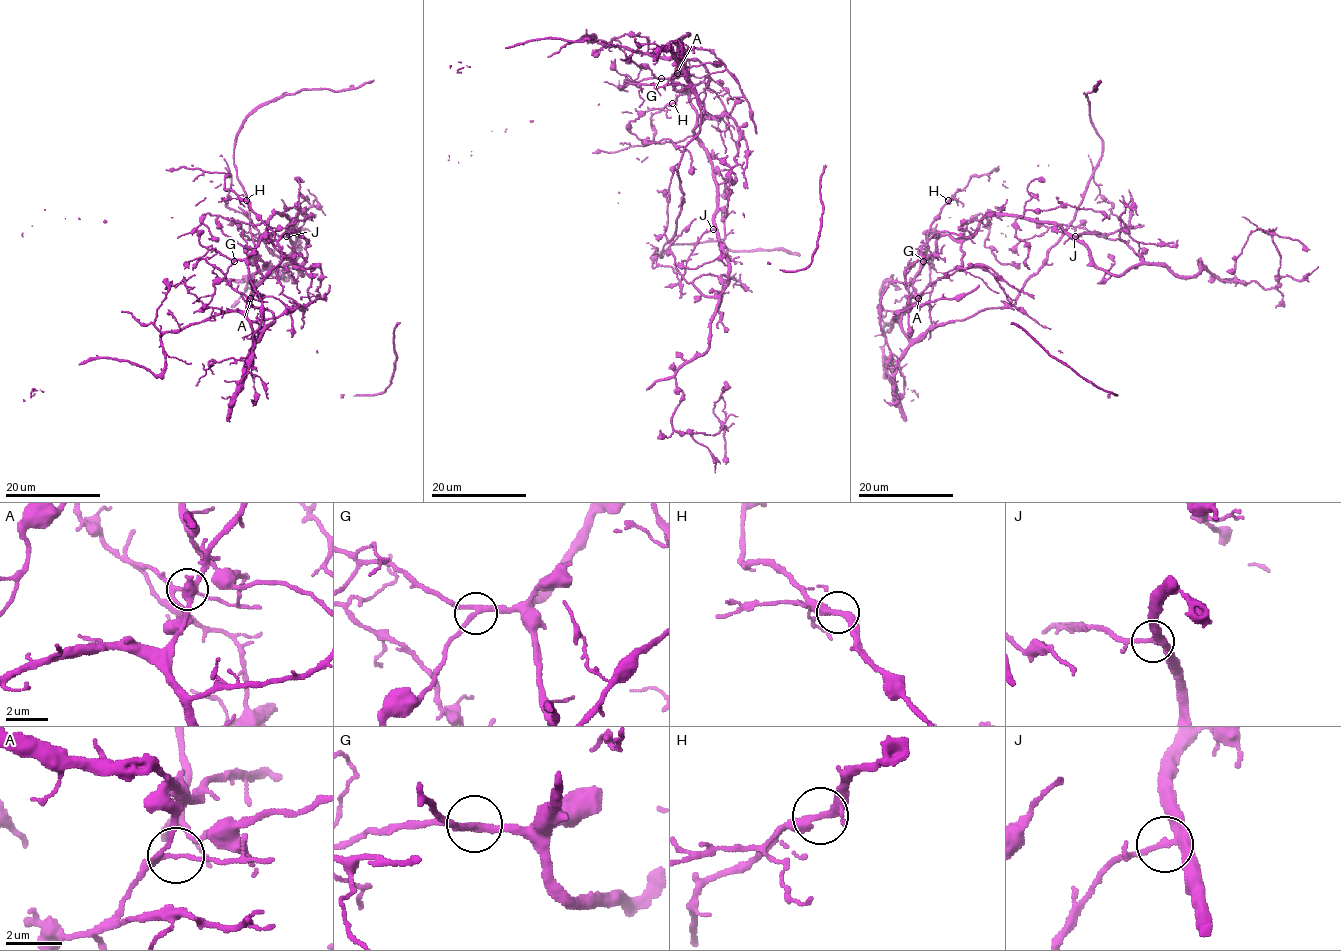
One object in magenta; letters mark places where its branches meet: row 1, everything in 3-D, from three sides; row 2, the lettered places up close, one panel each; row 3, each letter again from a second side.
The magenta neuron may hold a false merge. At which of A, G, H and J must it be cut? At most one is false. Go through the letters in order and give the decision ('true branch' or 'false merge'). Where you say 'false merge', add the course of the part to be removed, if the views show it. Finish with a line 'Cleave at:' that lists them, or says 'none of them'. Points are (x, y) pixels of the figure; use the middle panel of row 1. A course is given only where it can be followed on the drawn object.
A: false merge; foreign part runs (677, 73), (668, 84), (689, 84), (700, 129), (677, 169), (683, 201), (661, 256), (707, 240), (800, 255)
G: true branch
H: true branch
J: true branch
Cleave at: A

